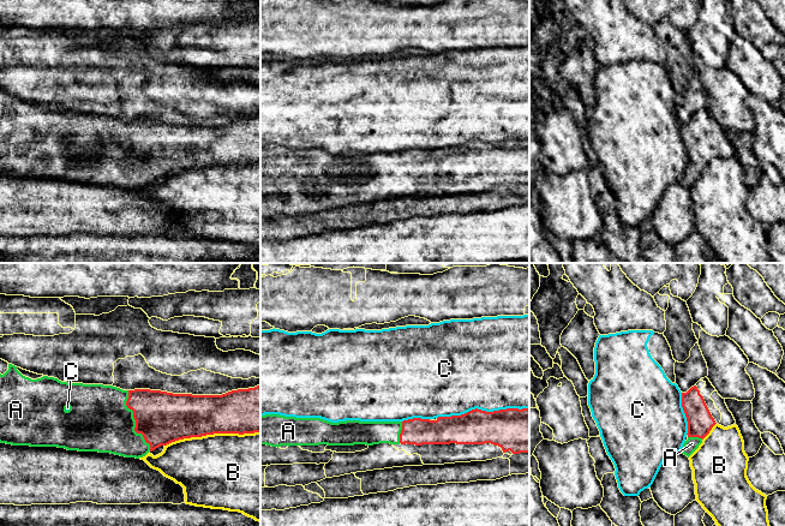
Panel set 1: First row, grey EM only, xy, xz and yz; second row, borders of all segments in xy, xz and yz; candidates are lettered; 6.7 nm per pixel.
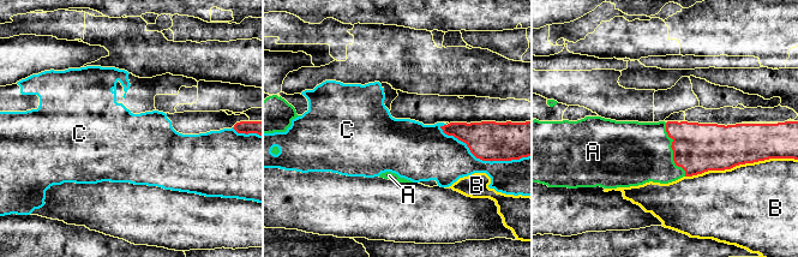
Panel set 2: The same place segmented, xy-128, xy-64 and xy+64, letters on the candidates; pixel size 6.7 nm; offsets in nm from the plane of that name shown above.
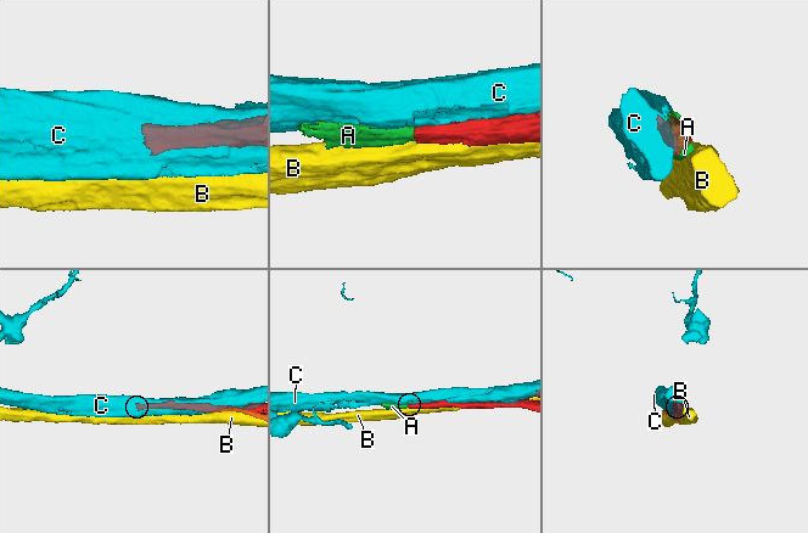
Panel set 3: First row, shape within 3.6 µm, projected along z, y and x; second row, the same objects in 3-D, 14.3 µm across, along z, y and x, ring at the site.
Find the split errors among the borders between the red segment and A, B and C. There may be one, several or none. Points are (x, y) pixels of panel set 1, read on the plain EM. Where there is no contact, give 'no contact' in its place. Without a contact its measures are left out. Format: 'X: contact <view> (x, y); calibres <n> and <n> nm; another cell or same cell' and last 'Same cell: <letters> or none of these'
A: contact xy (136, 153); calibres 340 and 420 nm; same cell
B: contact xy (211, 165); calibres 300 and 500 nm; another cell
C: contact xz (483, 142); calibres 280 and 480 nm; another cell
Same cell: A

